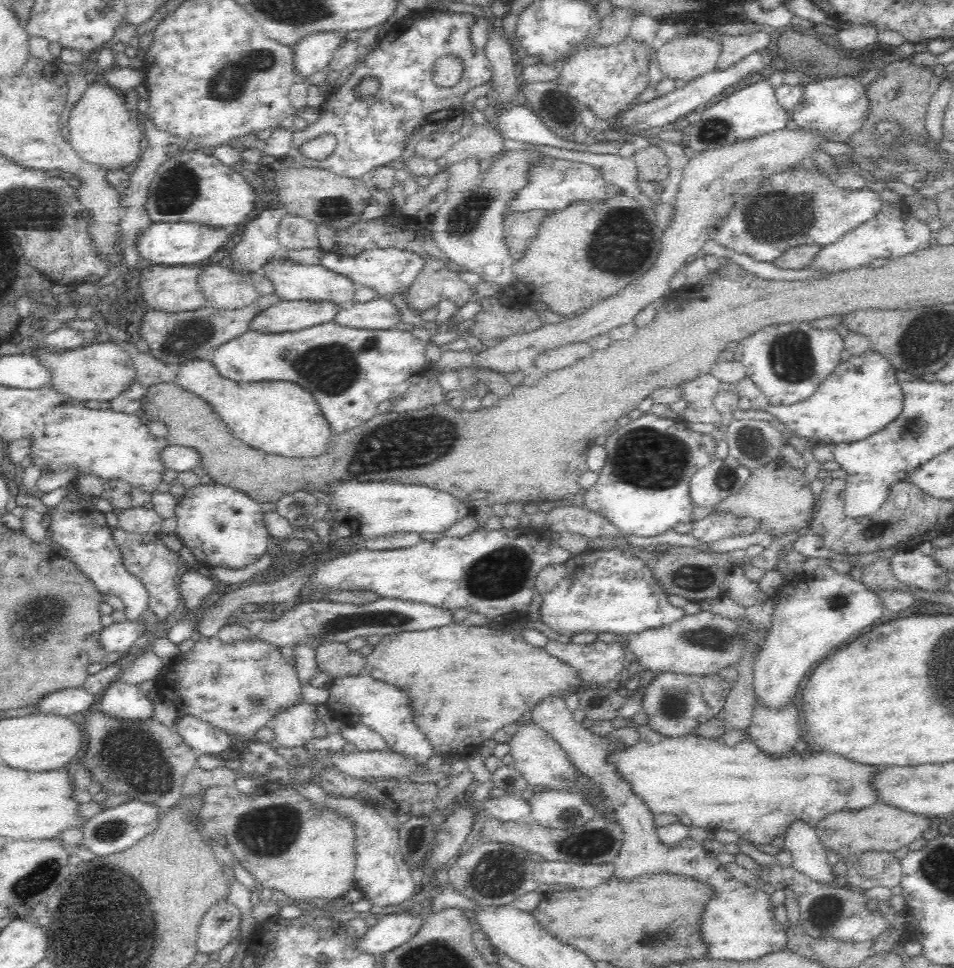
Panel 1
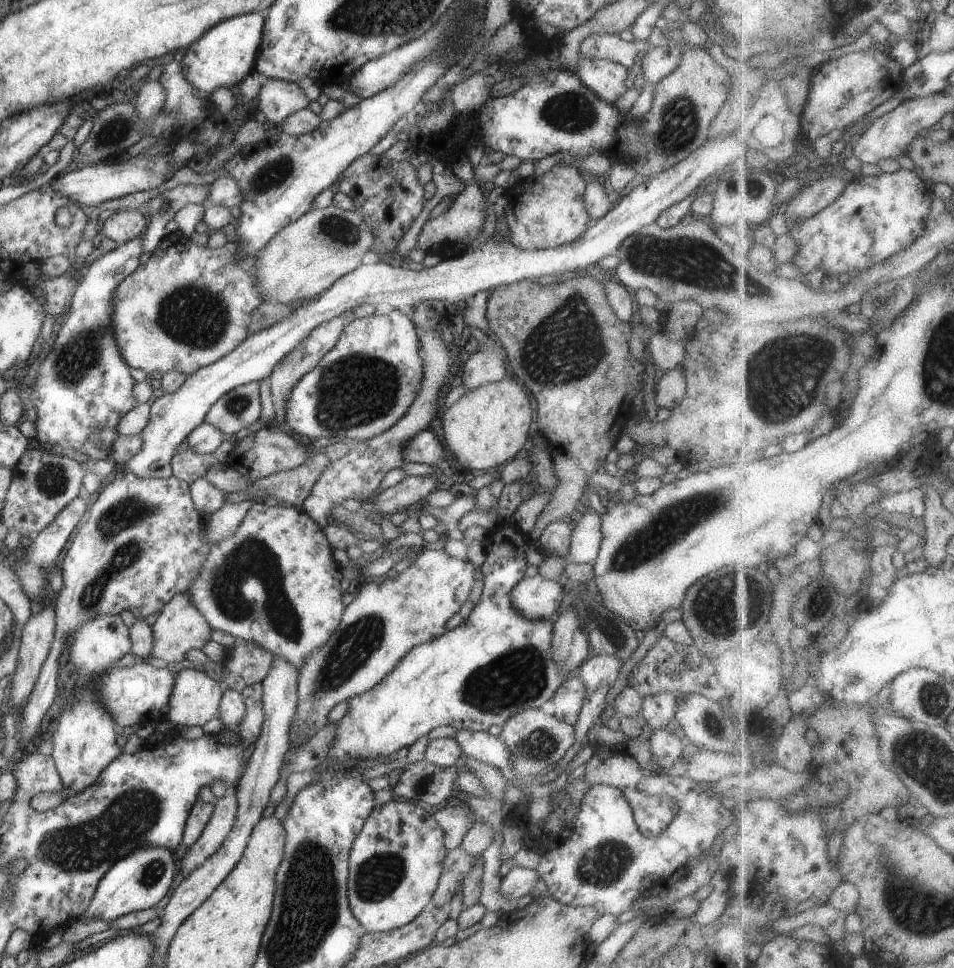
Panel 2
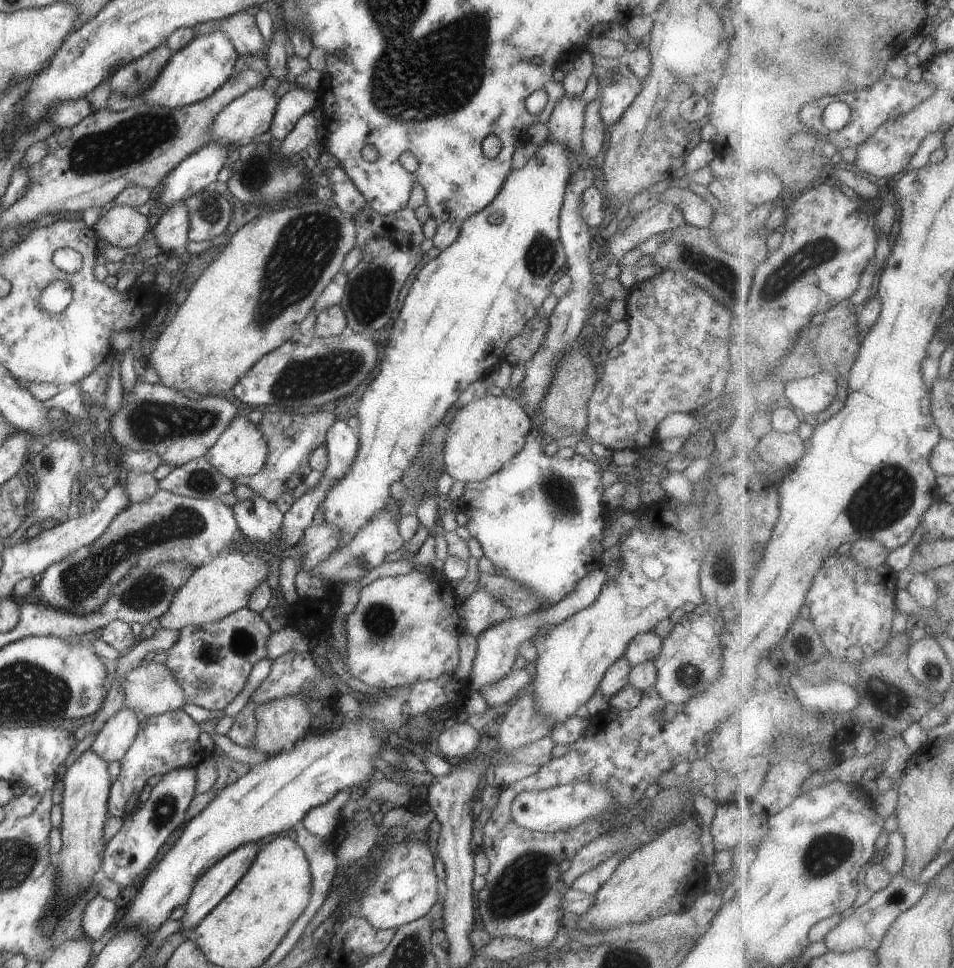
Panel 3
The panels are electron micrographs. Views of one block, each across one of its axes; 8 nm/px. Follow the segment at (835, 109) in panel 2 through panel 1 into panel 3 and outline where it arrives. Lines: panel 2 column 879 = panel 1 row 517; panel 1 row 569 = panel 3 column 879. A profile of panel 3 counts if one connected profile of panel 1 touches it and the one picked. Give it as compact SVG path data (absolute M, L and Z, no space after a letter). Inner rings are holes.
M888 74L876 86L872 88L864 88L864 90L857 90L856 92L844 92L844 94L830 95L822 98L822 100L814 101L814 104L806 105L806 108L802 110L802 118L806 120L806 124L816 128L819 132L822 132L824 136L828 136L828 139L841 151L850 146L854 146L857 149L865 142L868 142L878 130L880 130L888 120L894 120L894 118L902 118L914 110L918 110L926 100L930 100L934 94L938 92L938 84L934 84L933 81L924 80L918 84L914 84L911 80L906 78L894 78L894 76ZM835 102L847 102L852 106L854 110L854 116L852 116L852 122L842 128L842 130L830 130L824 122L824 112L830 104Z

